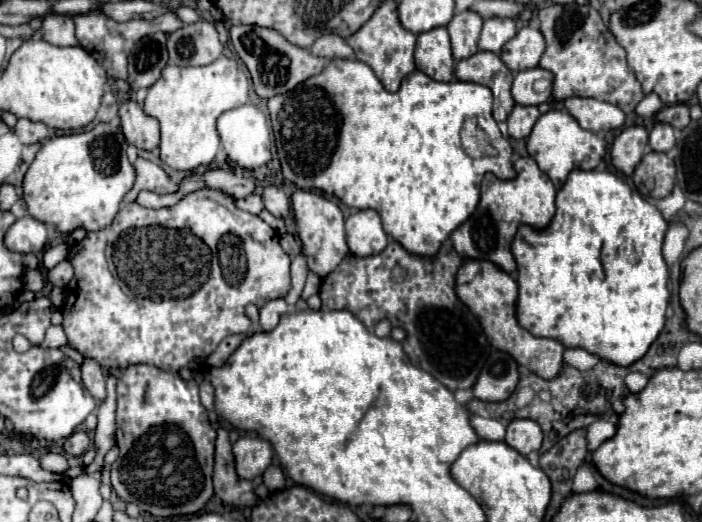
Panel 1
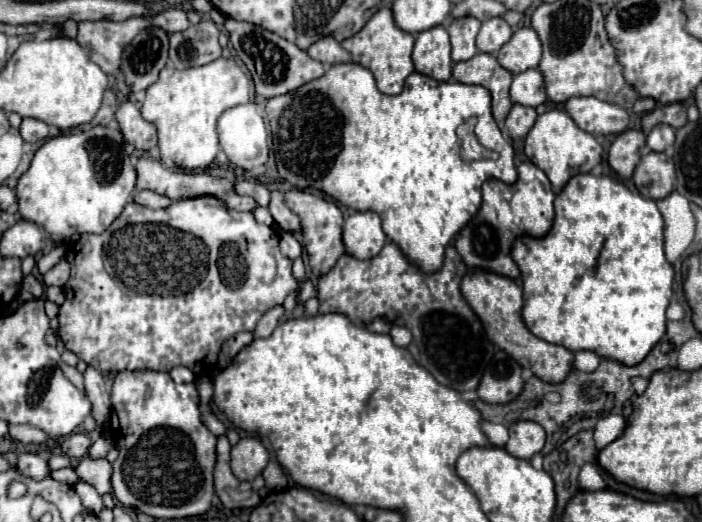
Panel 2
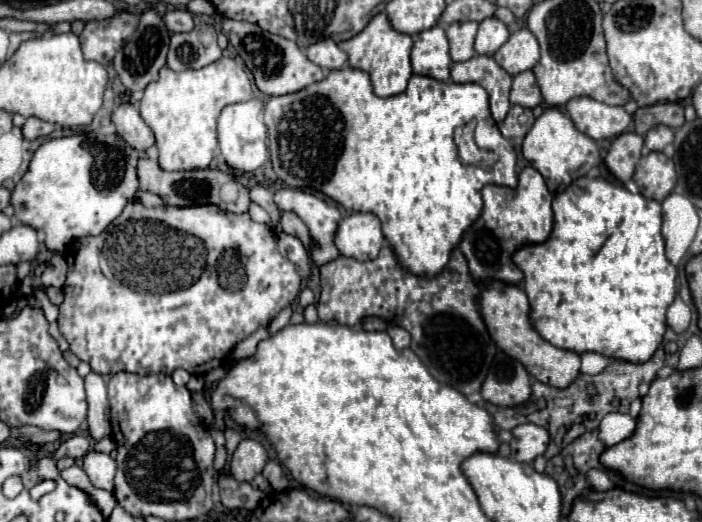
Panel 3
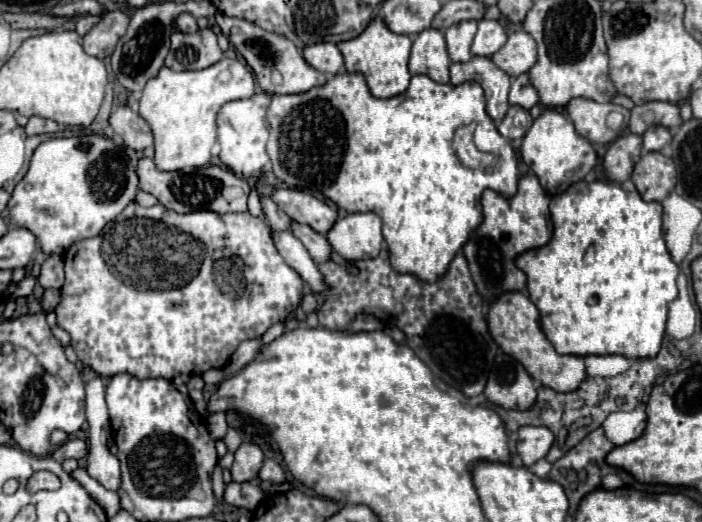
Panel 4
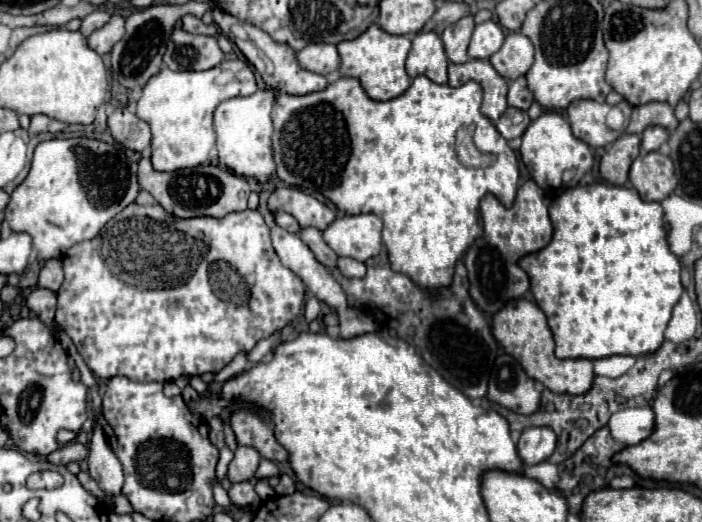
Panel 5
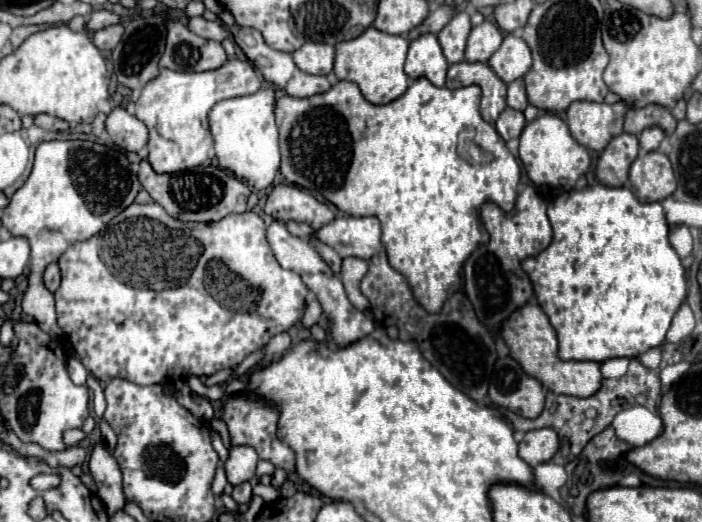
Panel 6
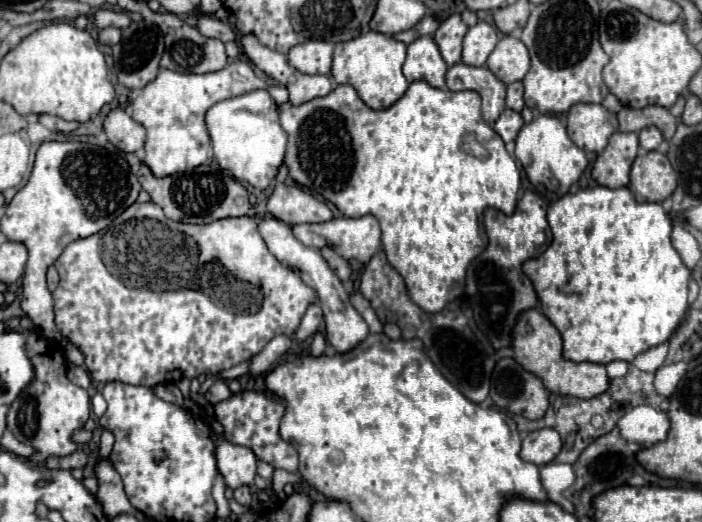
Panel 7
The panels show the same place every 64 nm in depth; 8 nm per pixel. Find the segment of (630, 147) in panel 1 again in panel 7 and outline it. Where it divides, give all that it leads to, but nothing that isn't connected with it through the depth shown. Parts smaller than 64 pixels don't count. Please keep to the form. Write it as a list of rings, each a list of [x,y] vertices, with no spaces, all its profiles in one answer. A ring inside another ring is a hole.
[[[614,132],[608,140],[608,146],[598,154],[592,166],[592,178],[600,186],[622,188],[630,182],[630,168],[638,152],[638,134],[636,132]]]

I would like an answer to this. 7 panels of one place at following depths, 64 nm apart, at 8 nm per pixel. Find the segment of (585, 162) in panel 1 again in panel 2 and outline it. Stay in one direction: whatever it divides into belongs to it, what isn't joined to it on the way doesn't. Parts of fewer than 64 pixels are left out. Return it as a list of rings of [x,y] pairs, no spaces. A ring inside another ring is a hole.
[[[554,108],[538,116],[536,124],[526,136],[524,154],[532,164],[536,164],[548,176],[552,184],[552,192],[560,194],[572,176],[588,174],[596,164],[600,164],[602,146],[596,142],[592,134],[576,128],[574,120],[564,110]]]

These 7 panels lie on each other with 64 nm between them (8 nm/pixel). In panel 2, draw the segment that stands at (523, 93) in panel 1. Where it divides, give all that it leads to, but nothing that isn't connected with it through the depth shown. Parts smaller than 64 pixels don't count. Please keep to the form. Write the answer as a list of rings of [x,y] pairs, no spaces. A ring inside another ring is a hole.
[[[526,70],[526,72],[516,74],[512,80],[510,98],[514,104],[532,106],[532,108],[542,104],[546,100],[544,86],[542,86],[542,74],[538,70]]]

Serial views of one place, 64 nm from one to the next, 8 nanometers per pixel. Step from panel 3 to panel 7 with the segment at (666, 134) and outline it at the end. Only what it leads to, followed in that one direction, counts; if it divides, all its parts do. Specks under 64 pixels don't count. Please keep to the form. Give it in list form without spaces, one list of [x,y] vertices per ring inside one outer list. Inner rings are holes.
[[[650,126],[650,128],[644,128],[638,132],[638,142],[640,142],[642,150],[656,150],[658,144],[662,142],[662,134],[658,128]]]

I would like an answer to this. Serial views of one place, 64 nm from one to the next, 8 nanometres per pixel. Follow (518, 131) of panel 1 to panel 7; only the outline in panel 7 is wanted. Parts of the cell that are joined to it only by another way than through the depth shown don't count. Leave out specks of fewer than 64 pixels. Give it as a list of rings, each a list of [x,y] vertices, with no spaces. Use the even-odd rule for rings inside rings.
[[[504,110],[502,114],[500,114],[500,118],[496,120],[496,124],[494,124],[494,130],[502,136],[502,140],[504,142],[510,142],[510,140],[514,140],[516,138],[516,134],[518,134],[518,130],[522,128],[522,116],[518,114],[518,112],[514,112],[514,110]]]

